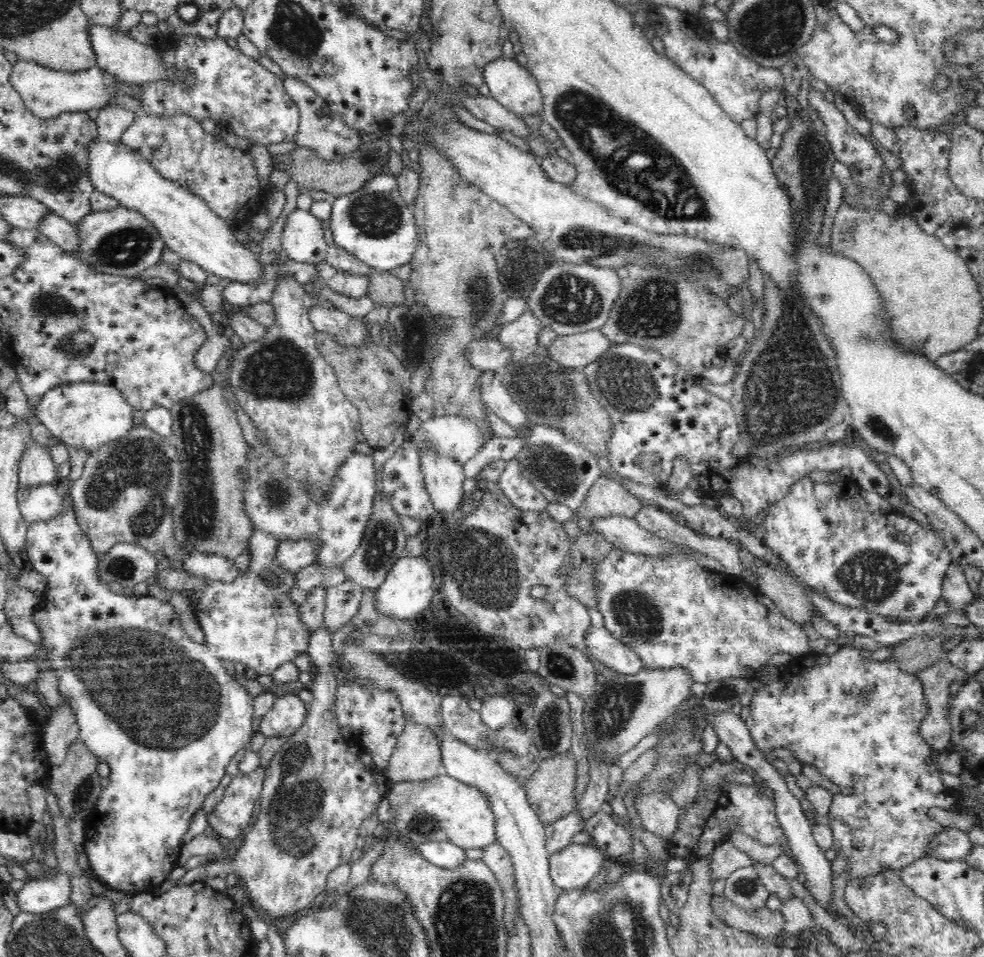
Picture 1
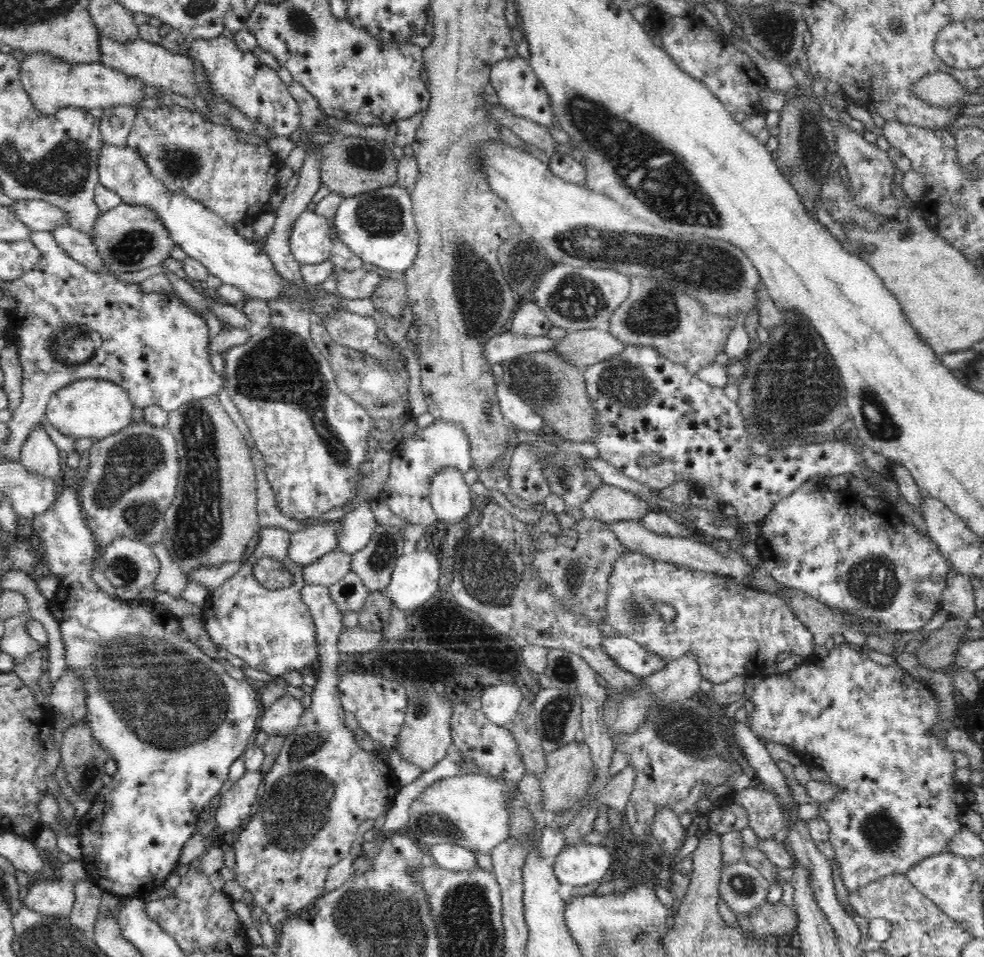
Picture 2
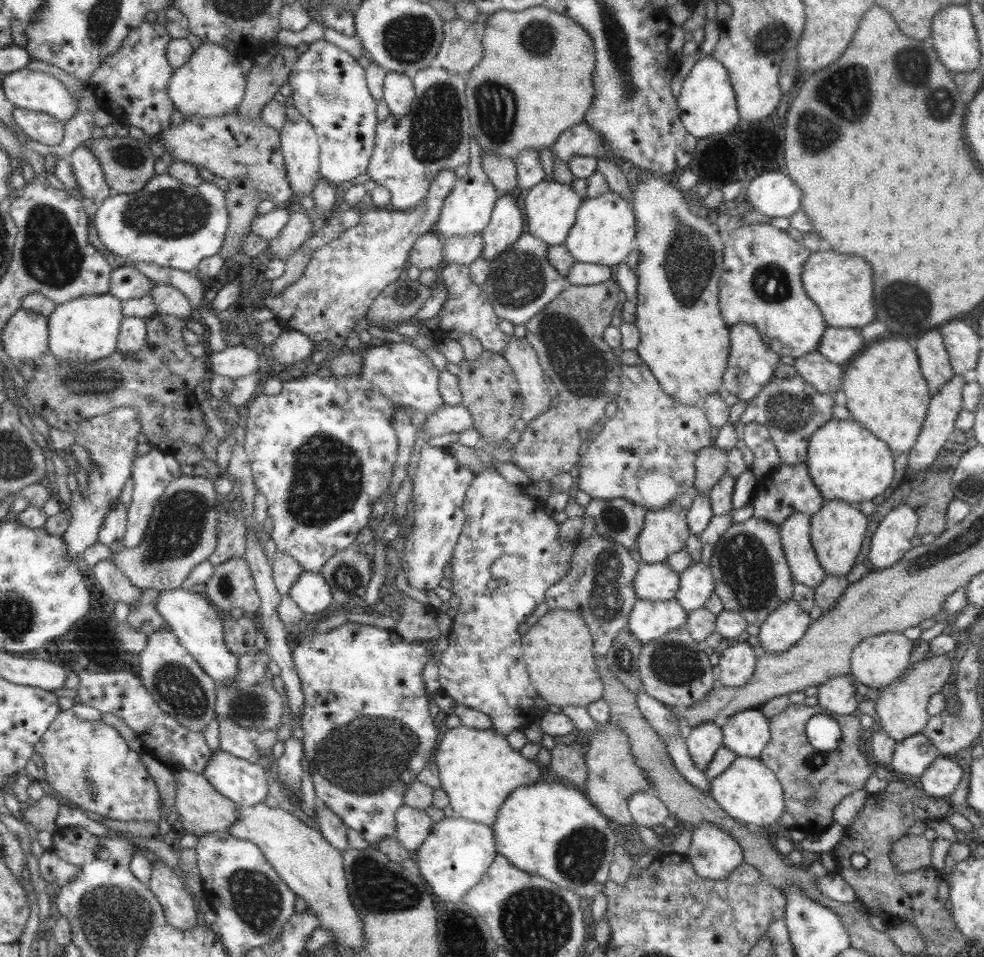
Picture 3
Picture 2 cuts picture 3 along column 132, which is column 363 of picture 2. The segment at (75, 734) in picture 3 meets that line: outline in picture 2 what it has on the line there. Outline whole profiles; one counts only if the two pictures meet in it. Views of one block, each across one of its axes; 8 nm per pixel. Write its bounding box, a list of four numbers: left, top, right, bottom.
[234,584,402,927]

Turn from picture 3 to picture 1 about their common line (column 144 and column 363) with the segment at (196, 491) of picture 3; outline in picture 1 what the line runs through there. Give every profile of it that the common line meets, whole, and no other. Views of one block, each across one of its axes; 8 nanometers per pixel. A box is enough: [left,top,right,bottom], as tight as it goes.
[342,491,407,591]

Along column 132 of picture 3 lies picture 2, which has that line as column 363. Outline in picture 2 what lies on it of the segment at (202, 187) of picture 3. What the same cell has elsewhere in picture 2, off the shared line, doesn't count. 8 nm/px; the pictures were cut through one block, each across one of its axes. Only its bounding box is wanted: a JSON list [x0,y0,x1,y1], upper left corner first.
[334,185,419,274]

